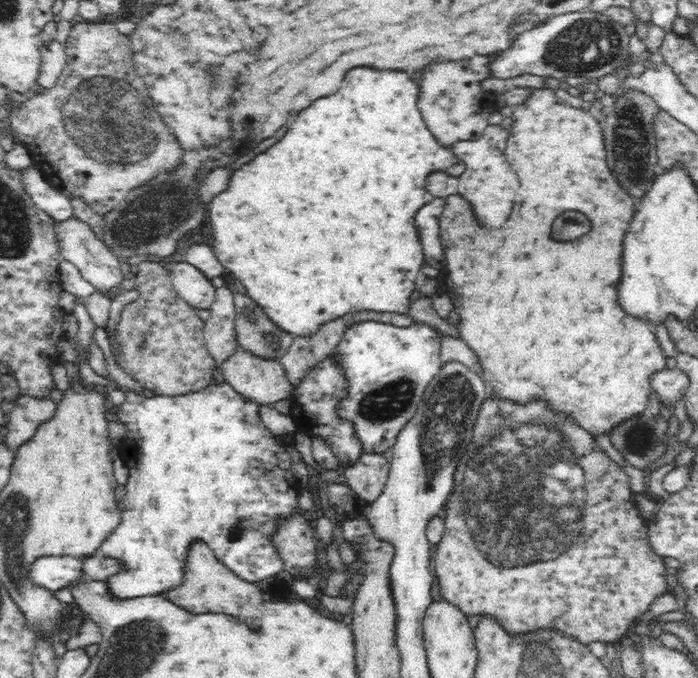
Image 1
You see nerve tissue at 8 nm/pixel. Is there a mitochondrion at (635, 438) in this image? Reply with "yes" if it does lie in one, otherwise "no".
yes

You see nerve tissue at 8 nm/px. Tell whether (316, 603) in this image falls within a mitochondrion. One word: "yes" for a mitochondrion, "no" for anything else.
no

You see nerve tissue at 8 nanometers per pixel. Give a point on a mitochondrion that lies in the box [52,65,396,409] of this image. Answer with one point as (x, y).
(106, 112)

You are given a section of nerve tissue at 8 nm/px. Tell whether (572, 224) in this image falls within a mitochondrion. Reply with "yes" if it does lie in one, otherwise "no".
yes

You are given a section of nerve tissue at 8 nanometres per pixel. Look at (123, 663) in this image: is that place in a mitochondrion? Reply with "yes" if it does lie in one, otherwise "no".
yes

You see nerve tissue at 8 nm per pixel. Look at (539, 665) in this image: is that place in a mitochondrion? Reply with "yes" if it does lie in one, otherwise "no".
yes

